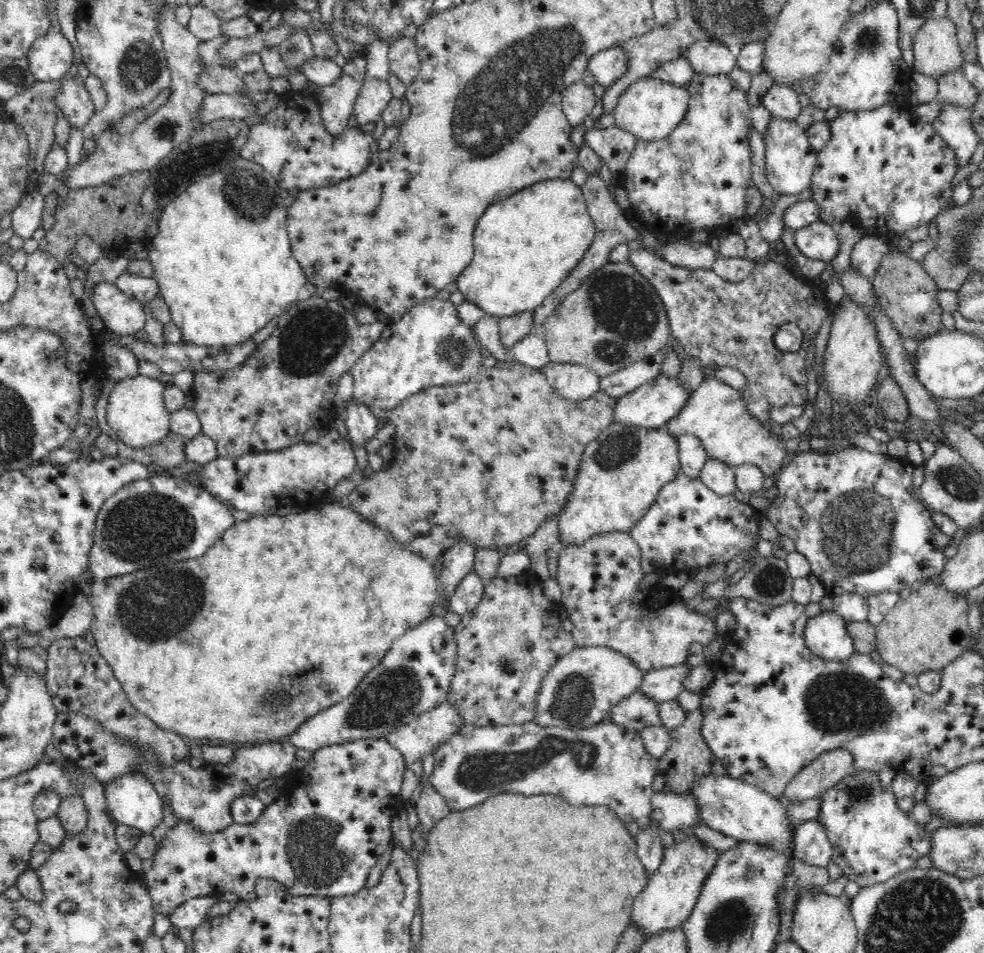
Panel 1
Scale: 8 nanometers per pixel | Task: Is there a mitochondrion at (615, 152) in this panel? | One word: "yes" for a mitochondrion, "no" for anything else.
no

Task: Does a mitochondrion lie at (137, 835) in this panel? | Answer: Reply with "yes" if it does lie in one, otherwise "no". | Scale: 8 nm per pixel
no

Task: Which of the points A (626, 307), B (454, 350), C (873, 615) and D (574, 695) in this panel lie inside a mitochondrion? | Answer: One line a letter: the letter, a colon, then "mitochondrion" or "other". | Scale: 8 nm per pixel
A: mitochondrion
B: mitochondrion
C: other
D: mitochondrion

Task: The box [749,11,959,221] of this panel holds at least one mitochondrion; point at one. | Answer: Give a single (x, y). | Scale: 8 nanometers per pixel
(868, 40)

